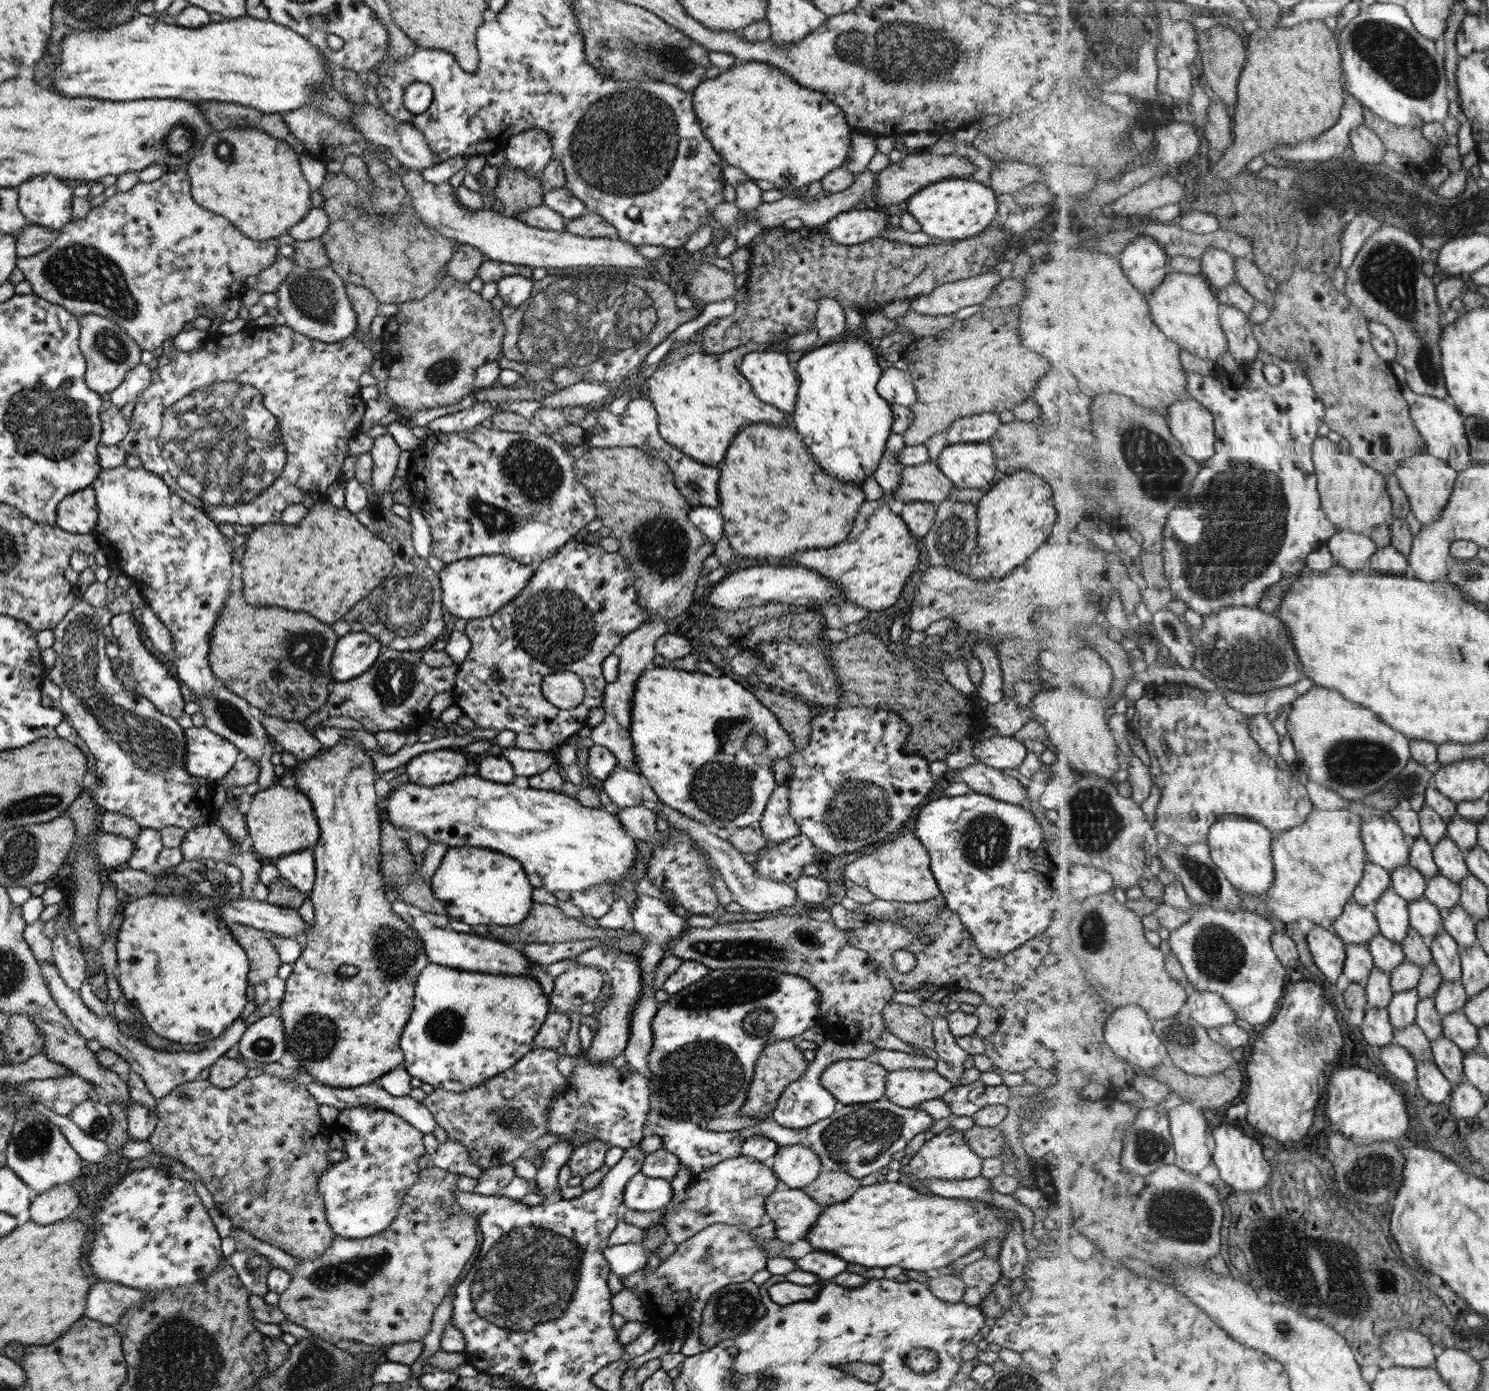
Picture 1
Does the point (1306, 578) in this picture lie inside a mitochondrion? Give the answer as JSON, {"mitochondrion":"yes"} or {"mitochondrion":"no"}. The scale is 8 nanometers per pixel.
{"mitochondrion":"no"}

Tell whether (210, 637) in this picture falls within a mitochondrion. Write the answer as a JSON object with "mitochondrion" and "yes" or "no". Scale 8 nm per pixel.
{"mitochondrion":"no"}

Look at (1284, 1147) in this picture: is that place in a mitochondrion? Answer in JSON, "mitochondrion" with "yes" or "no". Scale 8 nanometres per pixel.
{"mitochondrion":"no"}

